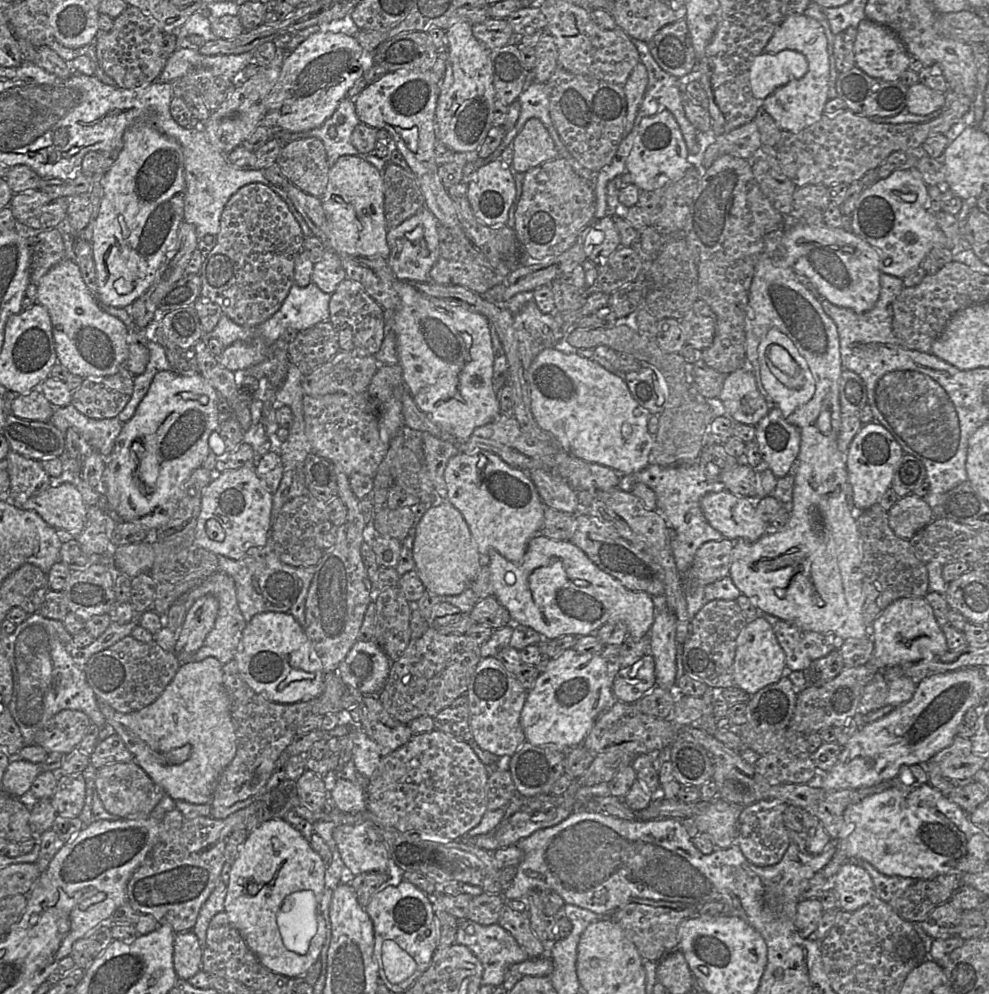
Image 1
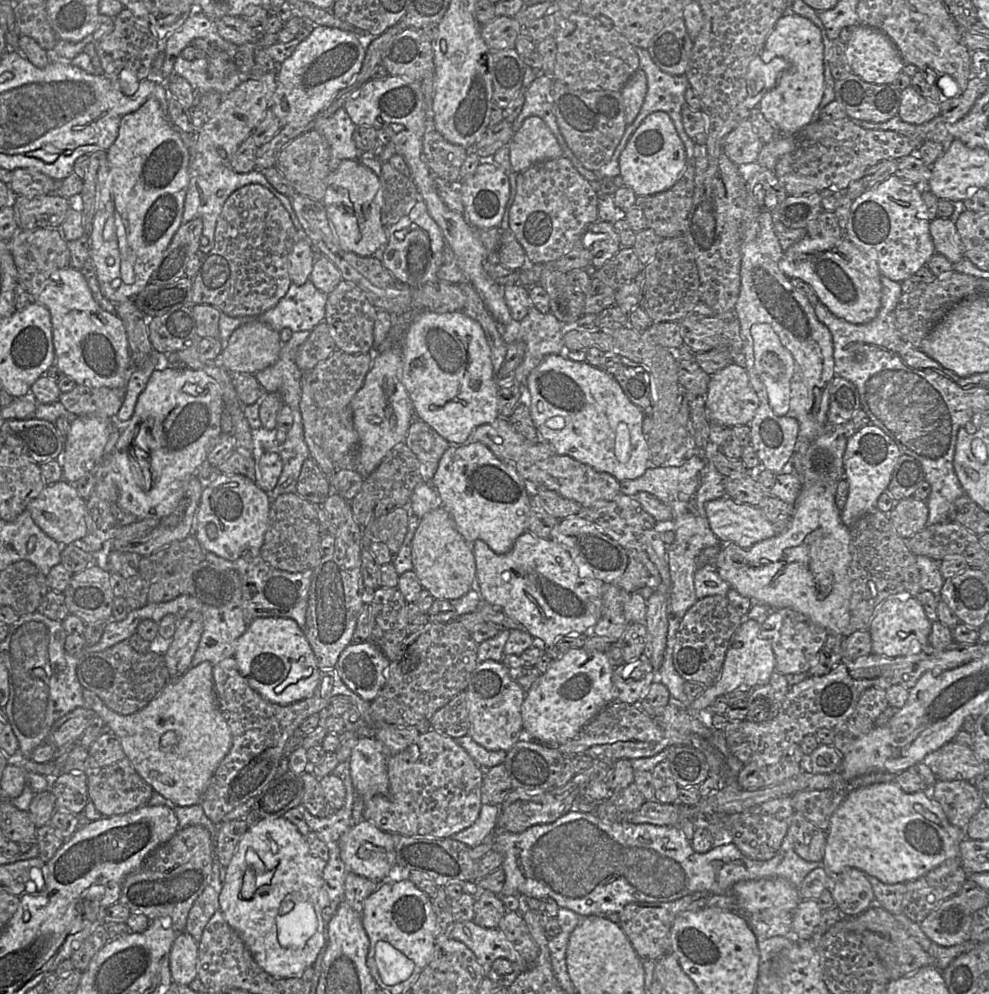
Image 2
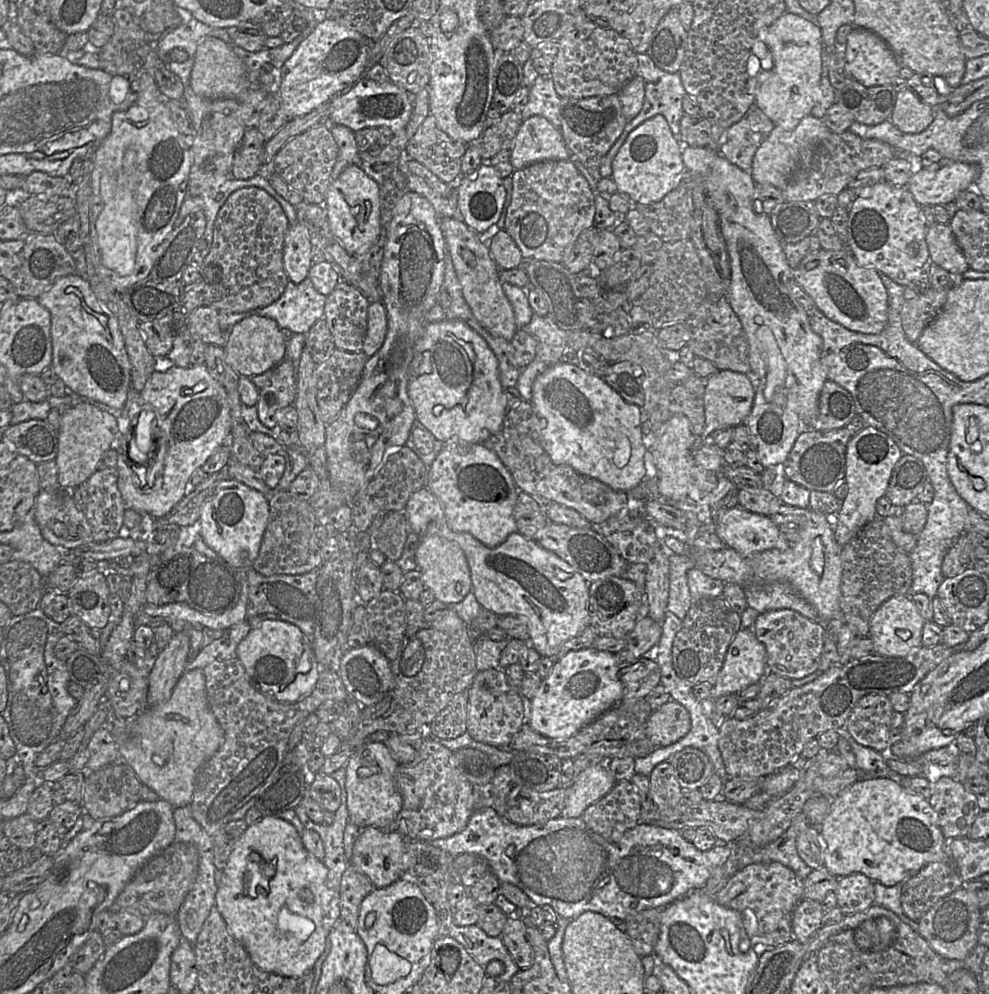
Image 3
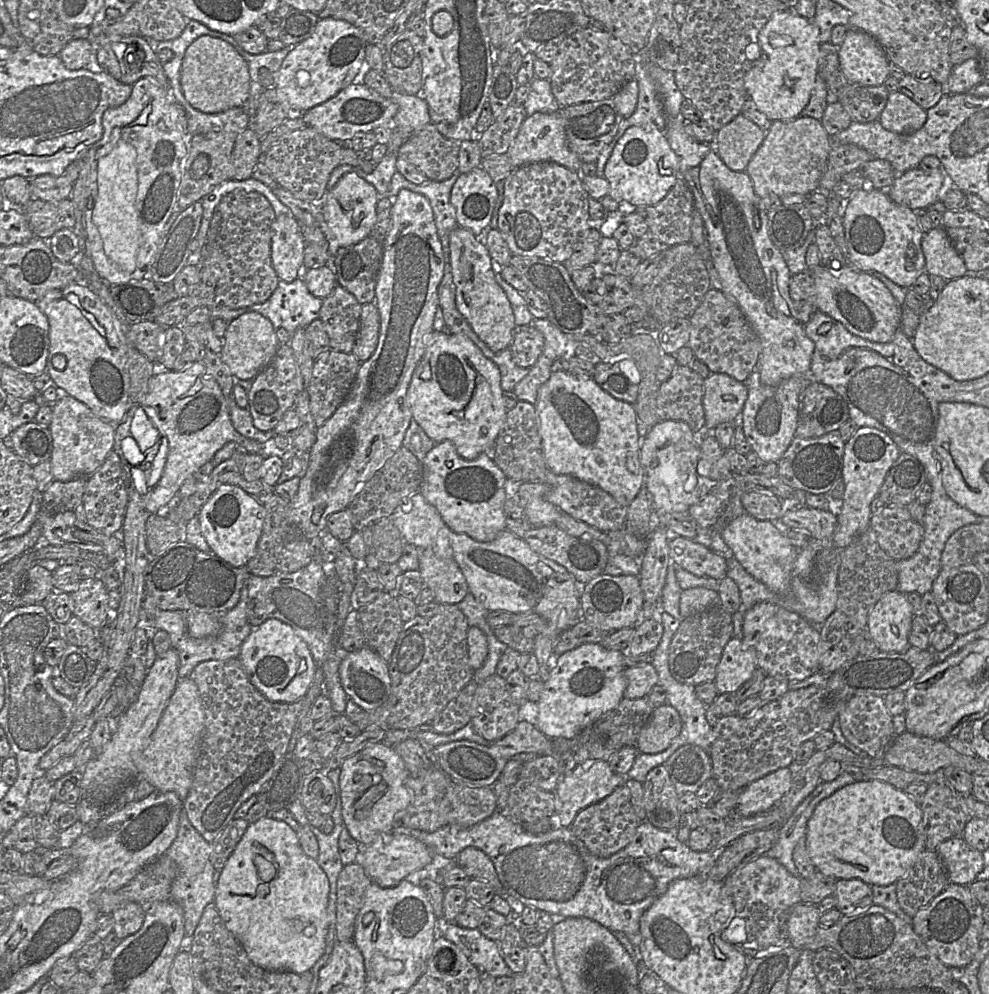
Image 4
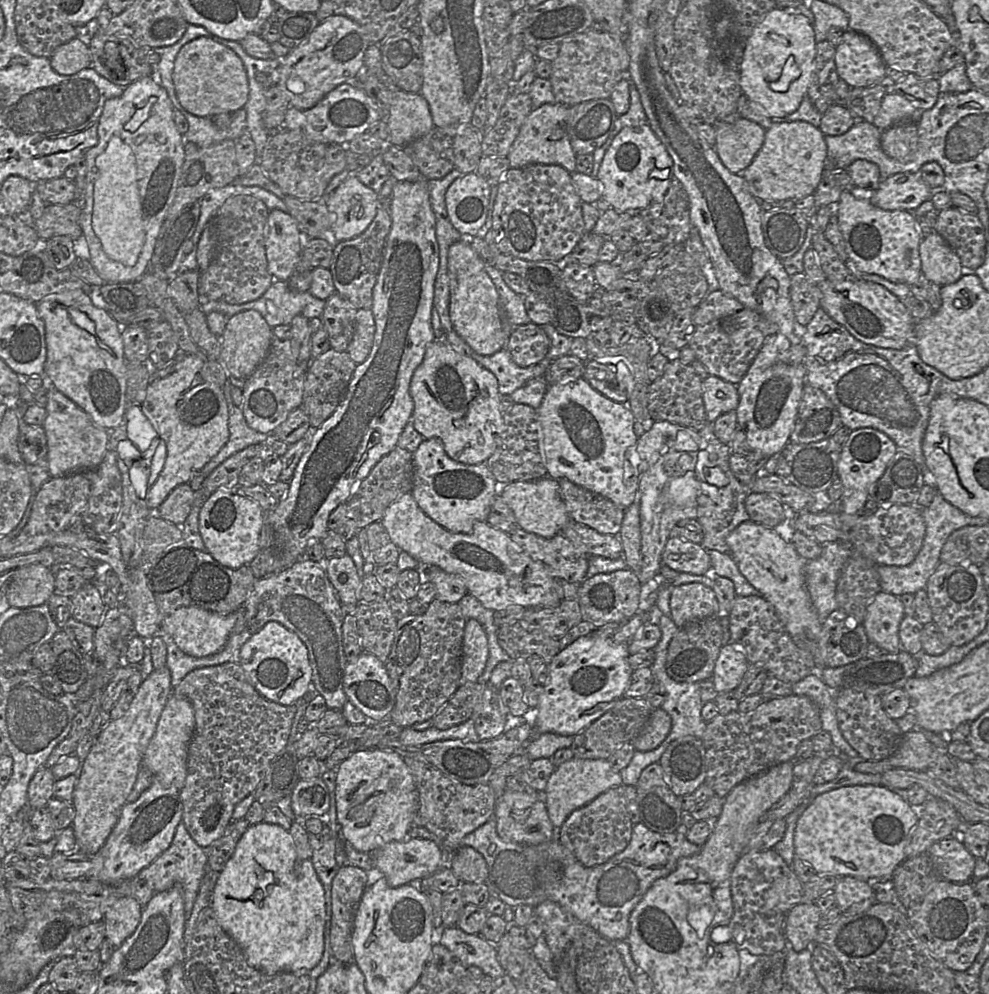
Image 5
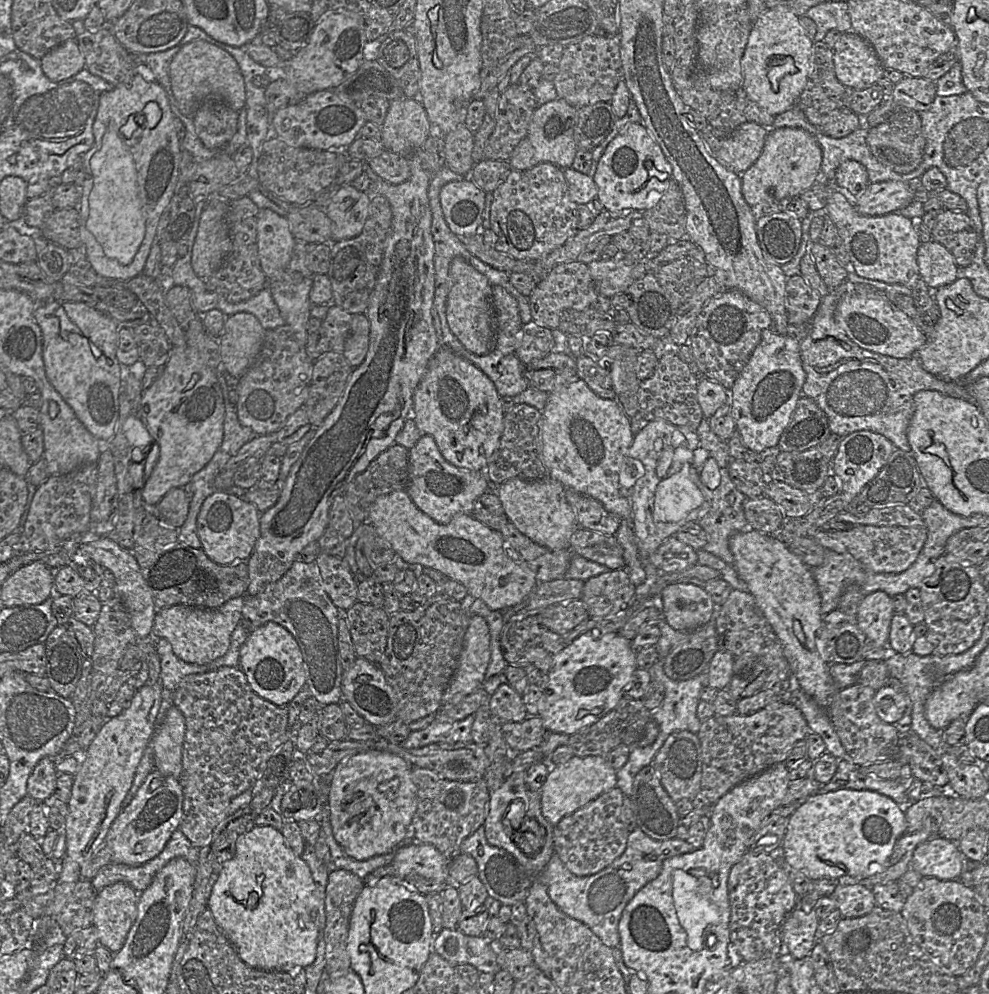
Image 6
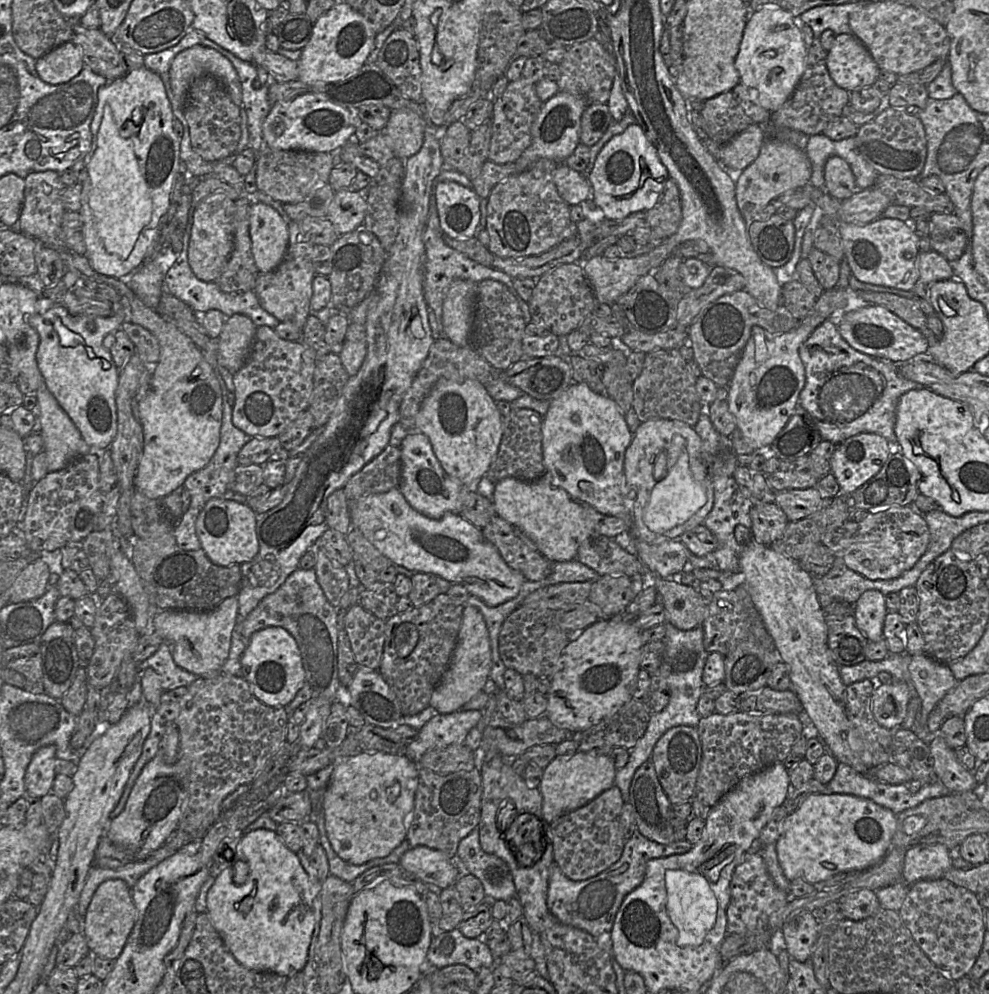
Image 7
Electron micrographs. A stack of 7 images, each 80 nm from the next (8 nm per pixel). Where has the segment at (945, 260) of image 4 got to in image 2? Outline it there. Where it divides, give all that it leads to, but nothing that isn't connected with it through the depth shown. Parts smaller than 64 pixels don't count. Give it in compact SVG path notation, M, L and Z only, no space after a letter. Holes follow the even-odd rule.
M937 217L930 223L930 234L935 251L944 255L952 264L965 257L964 245L956 229L956 224L950 218Z

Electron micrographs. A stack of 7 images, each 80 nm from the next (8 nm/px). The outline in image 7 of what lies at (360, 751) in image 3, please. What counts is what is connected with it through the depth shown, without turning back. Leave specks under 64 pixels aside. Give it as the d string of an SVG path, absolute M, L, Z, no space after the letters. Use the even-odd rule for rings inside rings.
M362 752L334 764L323 803L325 829L333 850L345 862L362 865L375 858L388 856L406 839L414 810L419 780L419 765L405 755L384 752Z

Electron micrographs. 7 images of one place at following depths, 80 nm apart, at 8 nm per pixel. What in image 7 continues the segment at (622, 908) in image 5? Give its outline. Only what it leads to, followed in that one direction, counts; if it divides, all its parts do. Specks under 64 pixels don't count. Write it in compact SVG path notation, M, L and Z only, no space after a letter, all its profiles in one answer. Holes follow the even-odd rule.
M477 827L459 842L455 858L463 863L466 871L481 881L486 896L504 901L516 897L513 877L507 863L482 850ZM637 829L623 848L620 858L610 867L586 880L569 879L553 862L550 866L547 892L547 907L562 923L571 925L590 933L598 946L612 954L611 929L617 911L625 896L638 887L645 878L647 862L655 858L663 858L674 854L684 854L693 845L686 839L663 845L644 837Z

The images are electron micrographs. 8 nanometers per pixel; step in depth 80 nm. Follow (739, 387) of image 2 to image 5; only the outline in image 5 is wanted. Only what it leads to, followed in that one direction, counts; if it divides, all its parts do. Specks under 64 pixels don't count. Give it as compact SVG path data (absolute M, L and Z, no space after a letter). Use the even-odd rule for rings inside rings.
M709 375L702 382L706 418L713 423L720 415L736 410L739 403L737 385Z

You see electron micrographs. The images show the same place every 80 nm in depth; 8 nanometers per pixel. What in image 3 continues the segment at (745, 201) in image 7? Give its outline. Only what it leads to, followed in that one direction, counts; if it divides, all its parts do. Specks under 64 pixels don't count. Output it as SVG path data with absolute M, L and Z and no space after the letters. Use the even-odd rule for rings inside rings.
M807 115L792 130L785 130L775 125L772 132L765 137L757 149L753 158L750 174L755 183L770 184L784 190L791 176L801 165L803 160L809 156L832 132L828 129L822 119Z

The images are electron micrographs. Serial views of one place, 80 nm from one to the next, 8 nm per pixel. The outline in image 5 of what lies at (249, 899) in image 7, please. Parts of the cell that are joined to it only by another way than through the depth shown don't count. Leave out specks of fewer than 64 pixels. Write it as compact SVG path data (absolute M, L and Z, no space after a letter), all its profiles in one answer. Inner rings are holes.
M264 821L249 825L219 874L211 895L211 907L222 929L241 948L246 962L265 973L311 970L324 951L325 891L310 859L300 859L294 839L277 824Z

